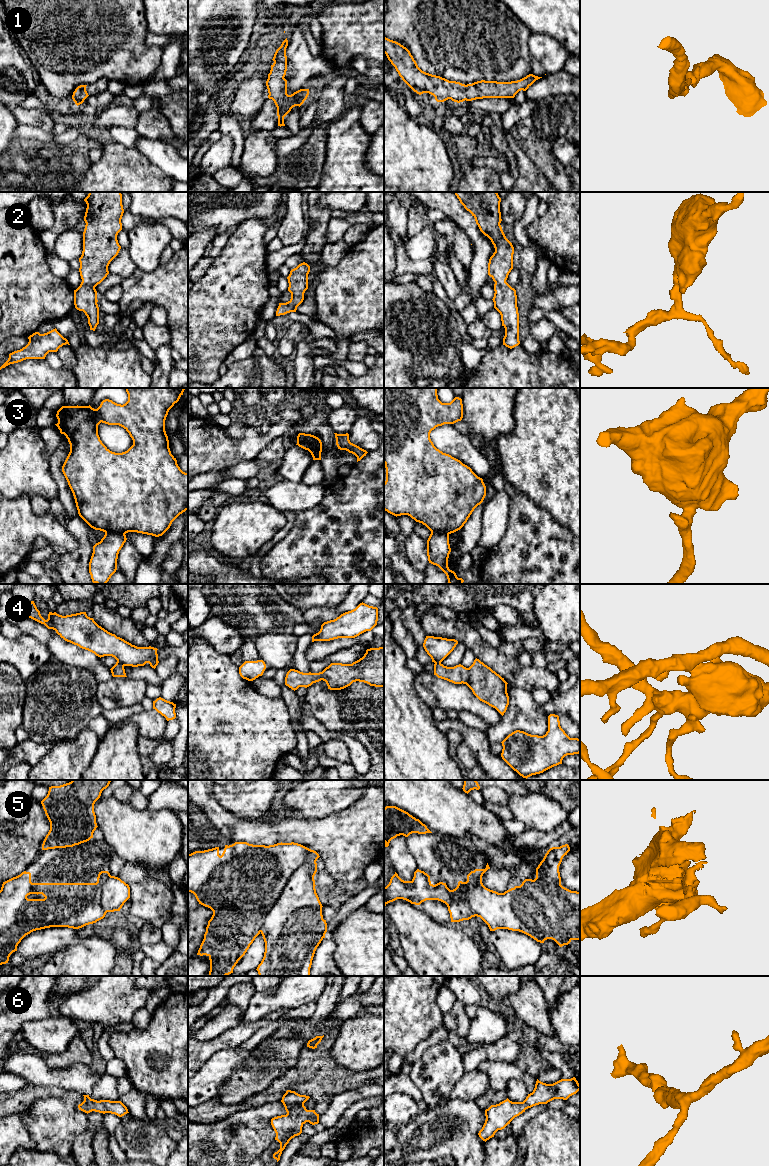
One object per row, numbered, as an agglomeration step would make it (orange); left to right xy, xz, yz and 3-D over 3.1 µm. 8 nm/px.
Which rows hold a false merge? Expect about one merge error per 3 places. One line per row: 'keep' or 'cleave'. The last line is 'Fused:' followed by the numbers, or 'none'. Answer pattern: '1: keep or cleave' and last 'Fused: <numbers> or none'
1: keep
2: keep
3: cleave
4: cleave
5: cleave
6: keep
Fused: 3, 4, 5

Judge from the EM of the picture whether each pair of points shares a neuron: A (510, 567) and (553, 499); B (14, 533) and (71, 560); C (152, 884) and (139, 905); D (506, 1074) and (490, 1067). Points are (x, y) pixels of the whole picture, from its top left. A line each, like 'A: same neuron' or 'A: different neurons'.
A: different neurons
B: different neurons
C: same neuron
D: same neuron

